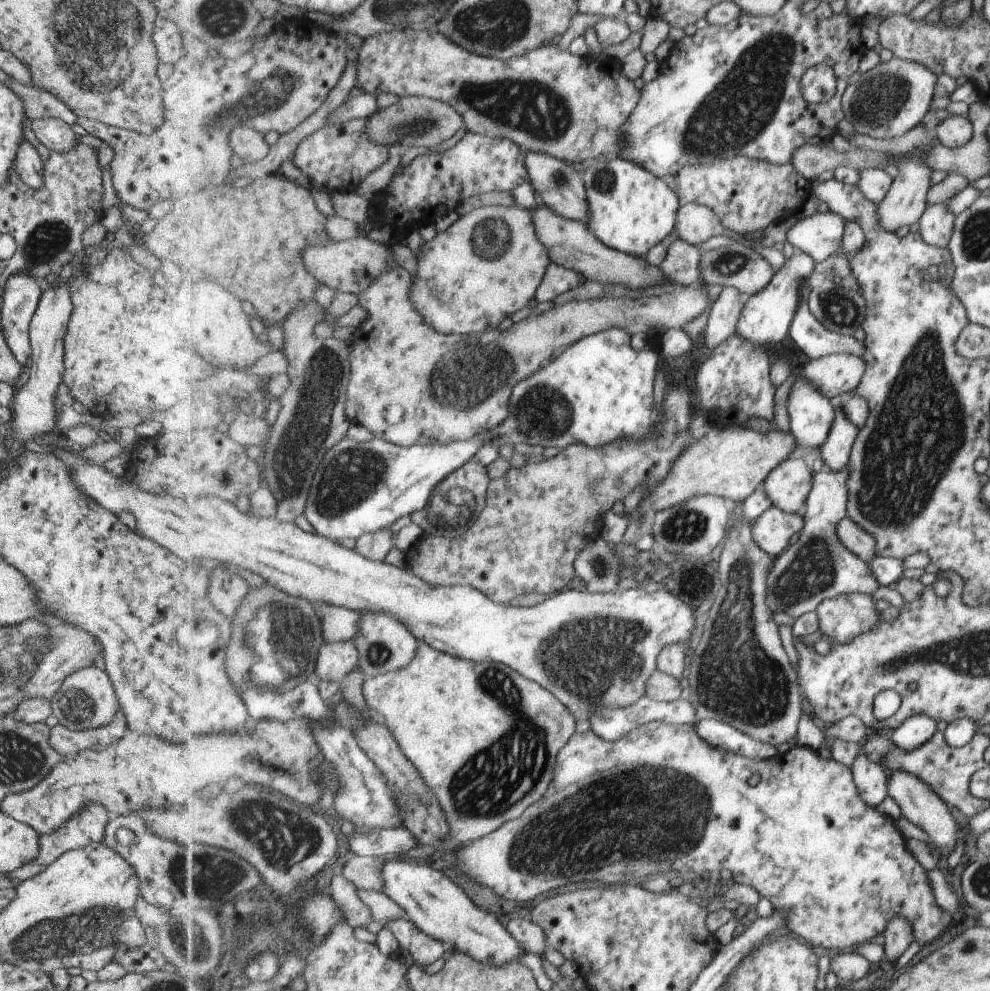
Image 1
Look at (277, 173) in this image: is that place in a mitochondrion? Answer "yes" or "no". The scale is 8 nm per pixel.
no

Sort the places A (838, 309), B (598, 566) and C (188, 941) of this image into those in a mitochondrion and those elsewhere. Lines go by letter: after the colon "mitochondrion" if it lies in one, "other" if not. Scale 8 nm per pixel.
A: mitochondrion
B: mitochondrion
C: mitochondrion

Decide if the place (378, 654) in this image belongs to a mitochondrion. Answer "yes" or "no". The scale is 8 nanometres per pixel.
yes

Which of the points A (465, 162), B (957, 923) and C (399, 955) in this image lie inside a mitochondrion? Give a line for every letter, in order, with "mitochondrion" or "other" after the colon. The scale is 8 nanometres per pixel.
A: other
B: other
C: other

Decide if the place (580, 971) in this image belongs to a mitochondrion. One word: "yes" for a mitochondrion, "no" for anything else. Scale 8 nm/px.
no

